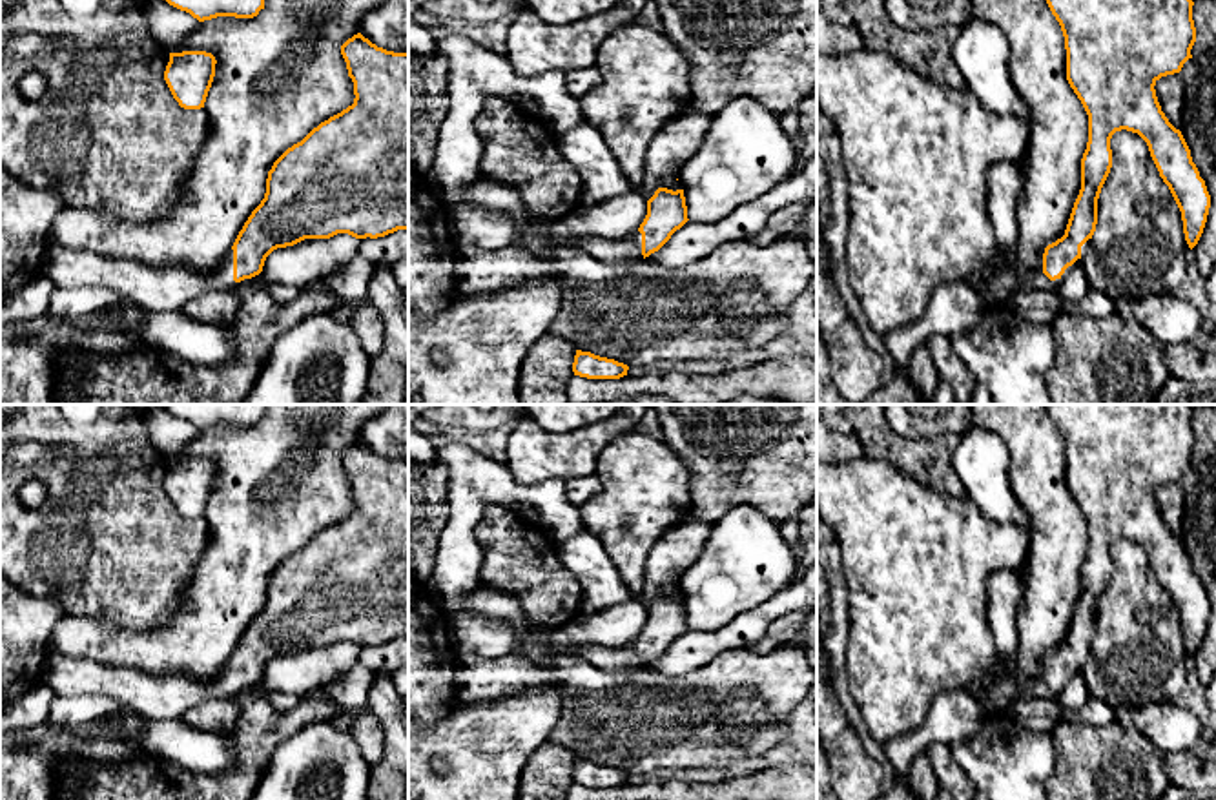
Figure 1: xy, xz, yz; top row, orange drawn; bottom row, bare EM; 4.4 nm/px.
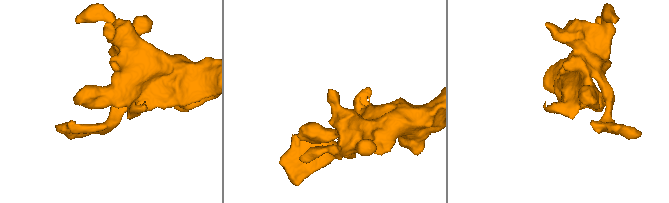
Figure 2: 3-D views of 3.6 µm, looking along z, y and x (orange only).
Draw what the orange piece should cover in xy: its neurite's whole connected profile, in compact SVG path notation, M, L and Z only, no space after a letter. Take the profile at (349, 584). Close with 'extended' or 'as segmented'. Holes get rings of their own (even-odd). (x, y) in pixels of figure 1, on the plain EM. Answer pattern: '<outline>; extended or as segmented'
M357 441L341 454L341 463L354 490L354 512L321 530L273 570L264 607L213 685L202 685L182 672L146 674L53 651L46 660L44 683L58 696L106 696L142 718L171 720L204 700L235 698L241 689L259 683L277 656L337 641L377 647L408 638L408 461L386 459Z; extended

